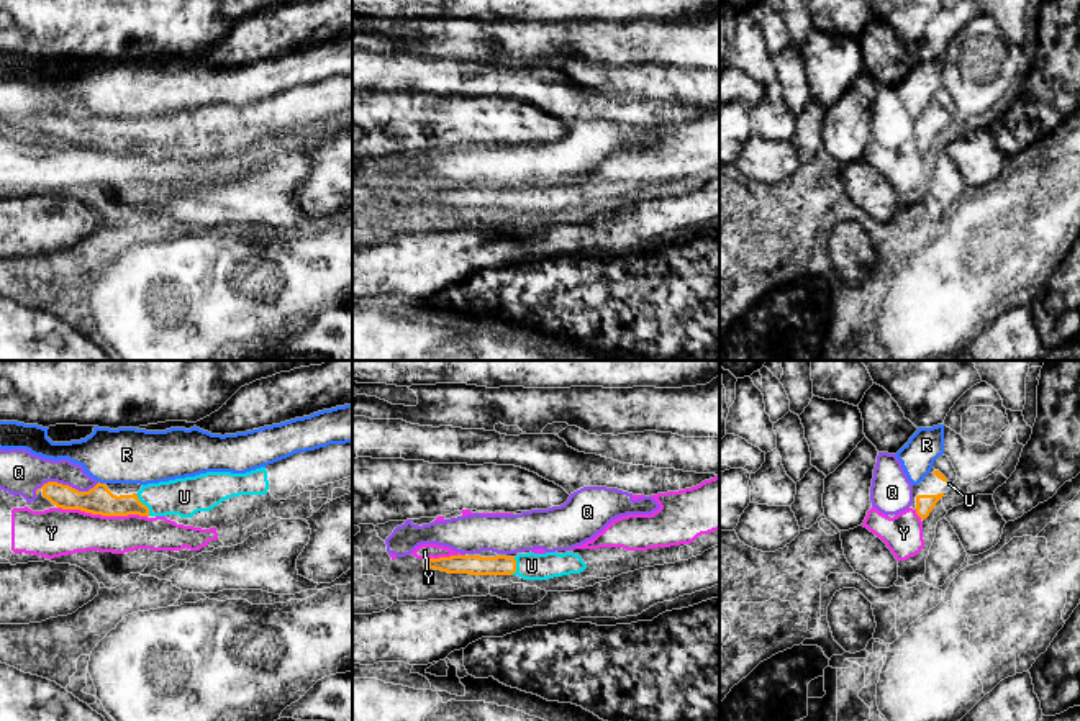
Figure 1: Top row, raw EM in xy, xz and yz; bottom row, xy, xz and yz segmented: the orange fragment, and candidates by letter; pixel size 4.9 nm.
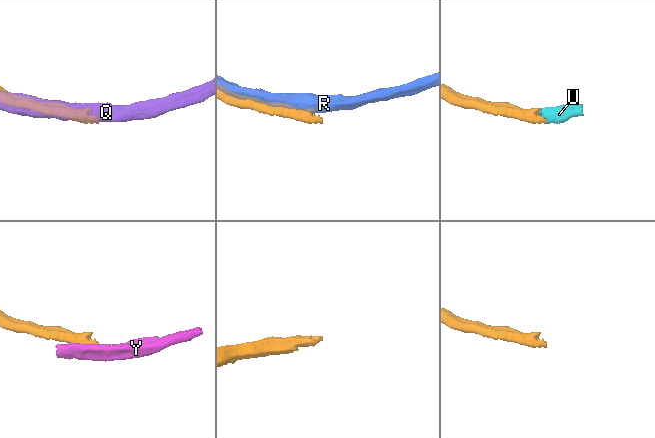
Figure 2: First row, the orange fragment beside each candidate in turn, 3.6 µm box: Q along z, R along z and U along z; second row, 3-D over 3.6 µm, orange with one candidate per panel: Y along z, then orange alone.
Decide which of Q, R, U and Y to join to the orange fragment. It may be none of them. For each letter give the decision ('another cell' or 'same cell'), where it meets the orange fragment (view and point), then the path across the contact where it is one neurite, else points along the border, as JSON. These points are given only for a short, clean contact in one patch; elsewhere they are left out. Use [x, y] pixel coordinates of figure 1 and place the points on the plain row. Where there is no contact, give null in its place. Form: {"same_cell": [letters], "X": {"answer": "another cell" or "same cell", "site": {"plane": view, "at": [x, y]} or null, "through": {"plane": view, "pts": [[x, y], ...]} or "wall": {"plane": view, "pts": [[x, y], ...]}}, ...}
{"same_cell": ["U"], "Q": {"answer": "another cell", "site": {"plane": "xy", "at": [66, 118]}}, "R": {"answer": "another cell", "site": {"plane": "xy", "at": [102, 117]}}, "U": {"answer": "same cell", "site": {"plane": "xy", "at": [145, 138]}, "through": {"plane": "xy", "pts": [[99, 133], [108, 138], [145, 138], [151, 133], [184, 130]]}}, "Y": {"answer": "another cell", "site": {"plane": "xy", "at": [102, 148]}, "wall": {"plane": "xy", "pts": [[58, 140], [102, 148], [146, 149]]}}}

